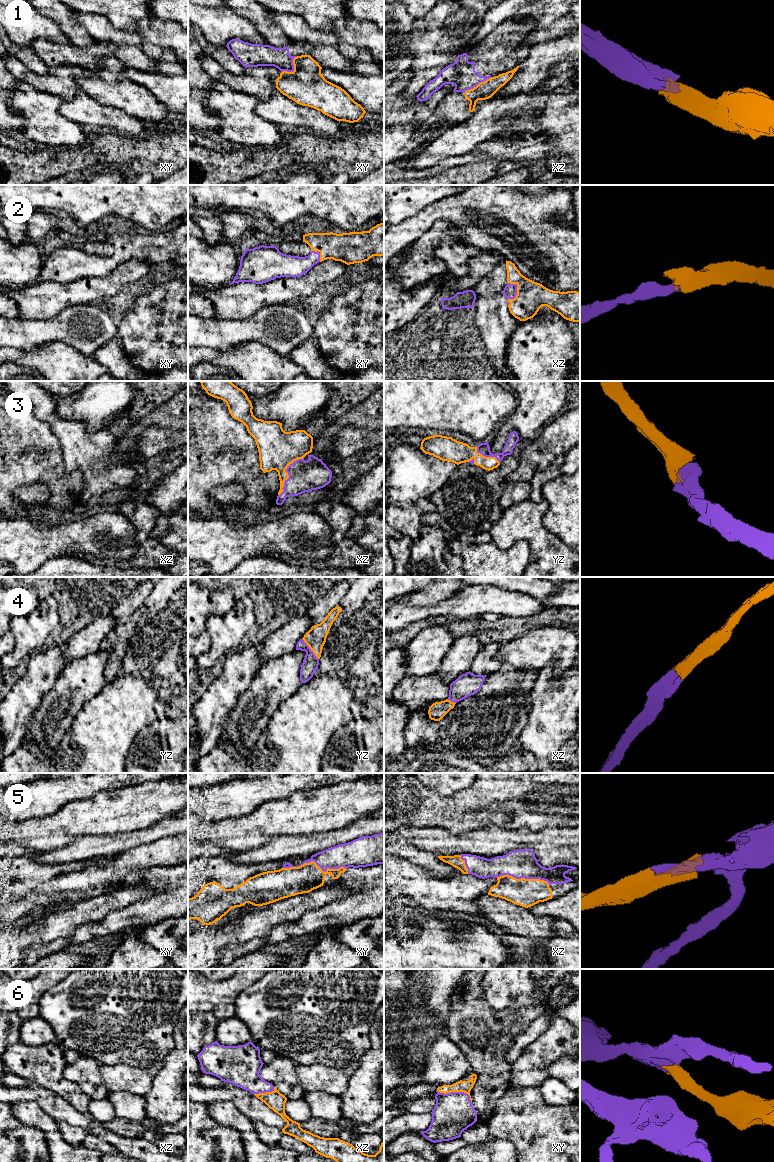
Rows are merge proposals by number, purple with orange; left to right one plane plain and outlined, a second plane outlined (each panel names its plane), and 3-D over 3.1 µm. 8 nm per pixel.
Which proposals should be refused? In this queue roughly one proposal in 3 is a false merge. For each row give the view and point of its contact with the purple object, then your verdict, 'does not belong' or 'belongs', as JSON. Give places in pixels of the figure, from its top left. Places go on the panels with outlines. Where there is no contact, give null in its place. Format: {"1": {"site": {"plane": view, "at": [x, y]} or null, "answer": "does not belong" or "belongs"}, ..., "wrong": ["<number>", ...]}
{"1": {"site": {"plane": "xy", "at": [293, 69]}, "answer": "does not belong"}, "2": {"site": {"plane": "xz", "at": [515, 296]}, "answer": "belongs"}, "3": {"site": {"plane": "xz", "at": [287, 472]}, "answer": "belongs"}, "4": {"site": {"plane": "yz", "at": [310, 649]}, "answer": "belongs"}, "5": {"site": {"plane": "xy", "at": [314, 861]}, "answer": "belongs"}, "6": {"site": {"plane": "xy", "at": [456, 1092]}, "answer": "belongs"}, "wrong": ["1"]}

